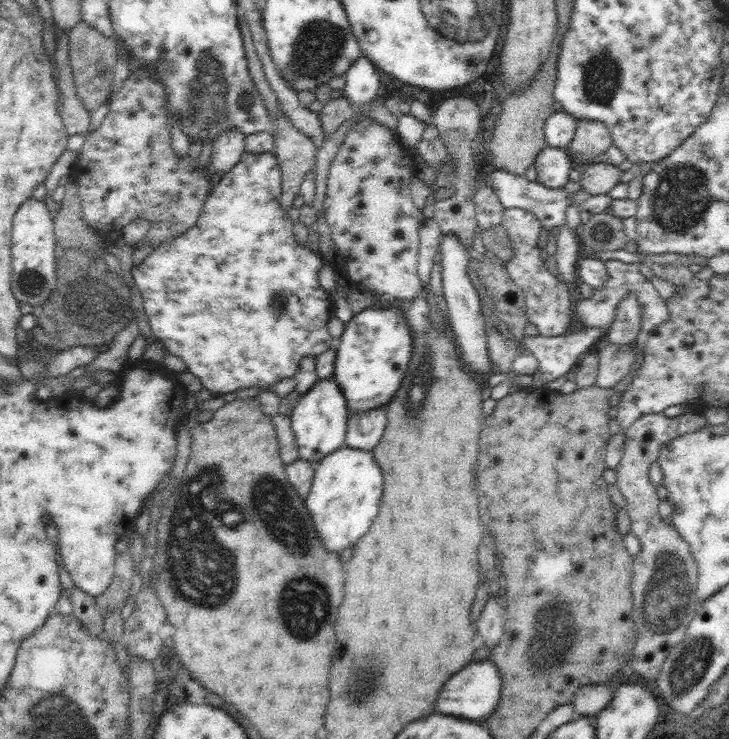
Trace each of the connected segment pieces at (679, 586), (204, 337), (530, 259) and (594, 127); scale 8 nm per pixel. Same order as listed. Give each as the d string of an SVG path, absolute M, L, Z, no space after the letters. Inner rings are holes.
M700 411L682 413L676 417L666 417L664 413L648 413L637 418L628 429L625 430L625 447L620 464L617 468L617 487L626 498L626 510L632 522L631 532L641 544L640 552L633 557L633 574L631 577L631 587L633 594L633 621L636 627L636 645L631 658L631 665L636 673L645 678L645 682L654 685L662 663L667 657L669 650L682 643L686 637L688 625L700 605L697 598L697 582L699 579L696 561L690 550L688 542L680 537L674 530L674 525L667 520L663 520L658 511L660 499L656 494L656 486L652 484L648 477L648 469L652 462L656 462L660 456L660 447L673 438L680 435L696 432L707 426L707 418Z
M244 153L241 160L224 177L217 178L212 192L204 203L196 224L188 231L177 234L171 240L157 246L140 264L131 270L134 284L143 298L143 306L151 331L169 352L179 356L186 364L187 371L196 375L203 383L203 388L219 396L234 392L240 388L269 388L284 378L295 376L299 362L305 356L318 356L337 345L328 330L328 321L333 315L331 296L318 281L318 272L324 266L325 258L321 253L314 252L307 245L296 240L293 231L294 223L281 208L281 168L278 160L271 153Z
M506 208L503 214L502 227L510 237L512 256L505 262L509 277L518 285L526 296L526 315L534 324L540 336L560 336L568 330L574 317L575 295L565 285L565 282L550 273L538 246L538 234L541 222L538 217L523 208Z
M577 119L574 138L568 148L570 159L575 166L582 167L596 161L613 144L611 132L603 122Z

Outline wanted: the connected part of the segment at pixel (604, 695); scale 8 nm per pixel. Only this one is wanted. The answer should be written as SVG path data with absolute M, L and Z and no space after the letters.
M608 683L582 684L572 702L576 715L595 715L604 710L612 700L613 692Z

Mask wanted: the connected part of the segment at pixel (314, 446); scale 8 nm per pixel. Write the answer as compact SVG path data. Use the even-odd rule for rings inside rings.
M320 378L306 394L300 395L289 416L299 458L317 464L331 452L345 446L349 413L345 396L334 378Z

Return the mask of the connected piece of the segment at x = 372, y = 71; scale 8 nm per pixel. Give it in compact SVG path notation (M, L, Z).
M361 54L360 59L344 74L346 86L345 91L348 101L352 107L362 109L362 107L372 103L376 99L376 94L380 88L380 76L378 70L369 59Z

